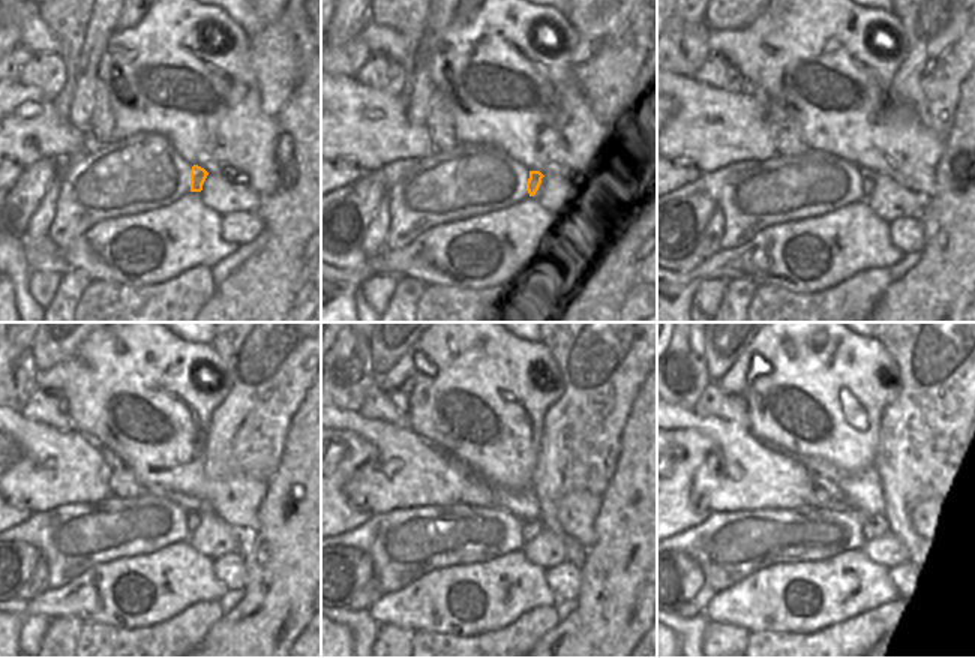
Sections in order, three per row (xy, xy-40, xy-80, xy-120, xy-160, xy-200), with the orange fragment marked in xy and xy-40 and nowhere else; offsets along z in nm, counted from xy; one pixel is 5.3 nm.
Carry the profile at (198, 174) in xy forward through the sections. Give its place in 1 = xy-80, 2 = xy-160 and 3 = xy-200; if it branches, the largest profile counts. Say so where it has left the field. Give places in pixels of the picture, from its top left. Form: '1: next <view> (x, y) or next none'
1: next xy-80 (867, 179)
2: next xy-160 (531, 529)
3: next xy-200 (875, 526)

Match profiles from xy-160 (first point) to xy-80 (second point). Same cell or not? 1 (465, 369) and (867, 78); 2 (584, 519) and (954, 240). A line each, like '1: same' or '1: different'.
1: same
2: different

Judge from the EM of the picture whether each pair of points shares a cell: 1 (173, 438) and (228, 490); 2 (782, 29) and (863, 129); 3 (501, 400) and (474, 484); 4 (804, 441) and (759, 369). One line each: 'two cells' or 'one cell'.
1: one cell
2: one cell
3: two cells
4: one cell

